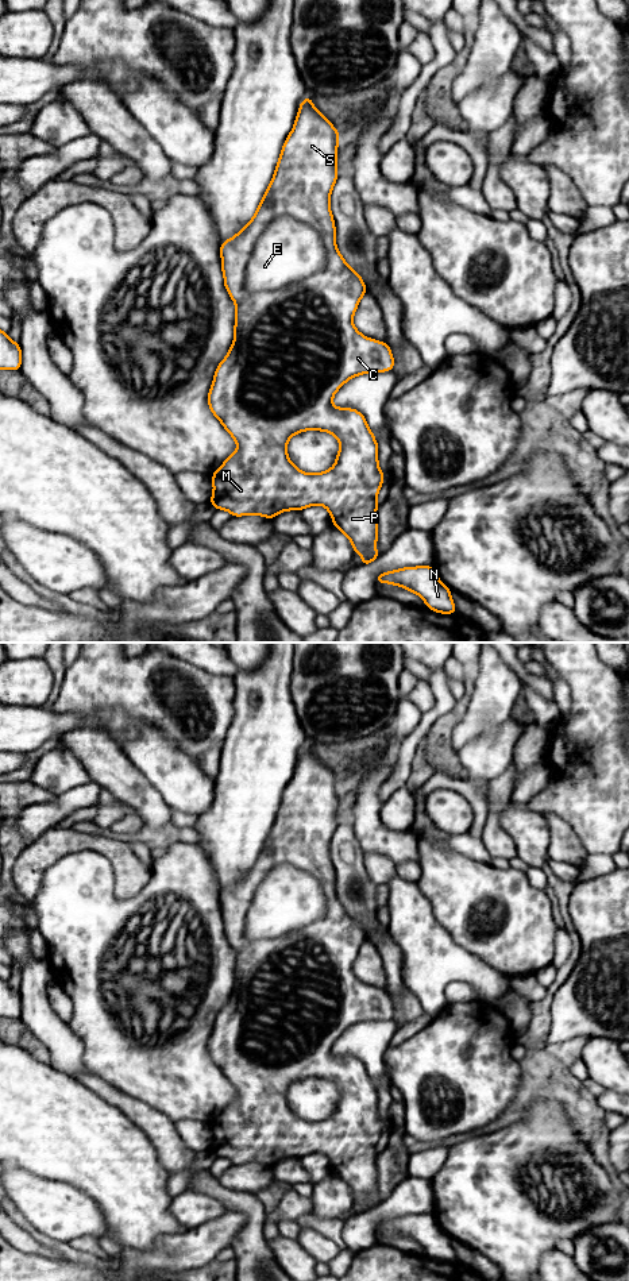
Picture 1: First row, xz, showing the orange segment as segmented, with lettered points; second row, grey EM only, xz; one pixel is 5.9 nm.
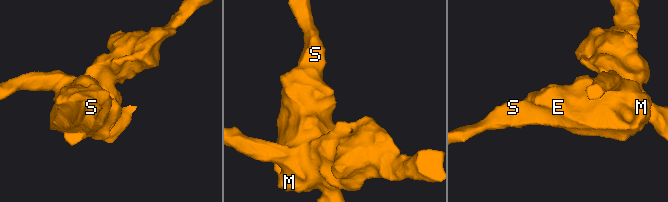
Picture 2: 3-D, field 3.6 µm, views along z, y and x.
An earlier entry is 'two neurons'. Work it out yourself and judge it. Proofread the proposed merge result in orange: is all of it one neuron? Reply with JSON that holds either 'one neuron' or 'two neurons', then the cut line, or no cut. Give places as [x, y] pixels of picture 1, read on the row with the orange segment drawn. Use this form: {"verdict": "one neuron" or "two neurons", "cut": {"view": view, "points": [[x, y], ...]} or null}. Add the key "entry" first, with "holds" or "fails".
{"entry": "holds", "verdict": "two neurons", "cut": {"view": "xz", "points": [[319, 231], [324, 249], [321, 269], [282, 288], [244, 289]]}}

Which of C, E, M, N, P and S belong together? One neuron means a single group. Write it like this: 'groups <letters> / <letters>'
groups C M N P S / E

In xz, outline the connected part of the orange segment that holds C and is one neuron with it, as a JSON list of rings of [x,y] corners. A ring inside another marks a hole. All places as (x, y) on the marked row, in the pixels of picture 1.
[[[308,96],[304,99],[300,104],[298,113],[294,120],[294,127],[288,135],[282,150],[281,155],[273,175],[273,180],[270,185],[267,186],[262,201],[254,215],[254,217],[250,220],[250,223],[240,229],[236,235],[234,235],[231,239],[223,242],[220,244],[220,255],[221,255],[221,271],[224,275],[224,286],[232,298],[232,301],[236,305],[236,312],[235,312],[235,333],[234,333],[234,343],[227,354],[227,356],[219,363],[212,386],[208,393],[208,405],[211,412],[215,414],[215,417],[223,424],[224,429],[234,437],[234,440],[238,444],[238,449],[235,454],[231,454],[225,462],[212,474],[212,483],[213,483],[213,494],[211,497],[211,505],[215,509],[221,509],[221,510],[228,510],[232,517],[240,517],[240,516],[250,516],[250,514],[258,514],[263,516],[269,520],[275,517],[277,514],[286,512],[286,510],[302,510],[305,508],[313,506],[313,505],[321,505],[328,509],[333,526],[341,530],[351,541],[354,552],[360,553],[363,560],[360,566],[366,566],[373,563],[381,552],[375,548],[377,547],[377,540],[378,540],[378,521],[377,521],[377,495],[381,490],[381,486],[383,483],[385,475],[379,470],[379,463],[378,463],[378,443],[367,425],[367,421],[364,416],[351,408],[335,408],[332,405],[332,398],[335,393],[351,378],[366,374],[366,373],[383,373],[383,371],[391,371],[394,367],[394,358],[391,354],[390,347],[385,342],[377,342],[374,339],[363,336],[352,324],[352,319],[355,315],[355,310],[359,305],[360,298],[366,294],[368,290],[367,286],[364,285],[363,279],[360,275],[351,269],[341,254],[339,252],[335,242],[335,220],[329,208],[329,197],[331,192],[333,189],[333,185],[337,180],[339,171],[337,171],[337,144],[339,144],[340,134],[337,130],[332,126],[332,123],[323,116],[313,105],[312,97]],[[281,216],[290,216],[296,220],[300,220],[308,225],[312,225],[321,236],[324,248],[325,248],[325,266],[323,270],[319,273],[312,274],[310,277],[289,285],[288,288],[278,289],[278,290],[265,290],[261,293],[250,293],[246,290],[246,270],[247,265],[250,262],[251,254],[254,251],[255,243],[265,231],[265,228],[274,220]],[[302,431],[324,431],[335,436],[340,441],[340,449],[336,456],[336,462],[332,468],[319,472],[319,474],[308,474],[297,468],[289,459],[286,447],[288,441],[292,436],[302,432]]]

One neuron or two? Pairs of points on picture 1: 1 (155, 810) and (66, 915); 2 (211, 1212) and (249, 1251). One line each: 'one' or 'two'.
1: two
2: two

